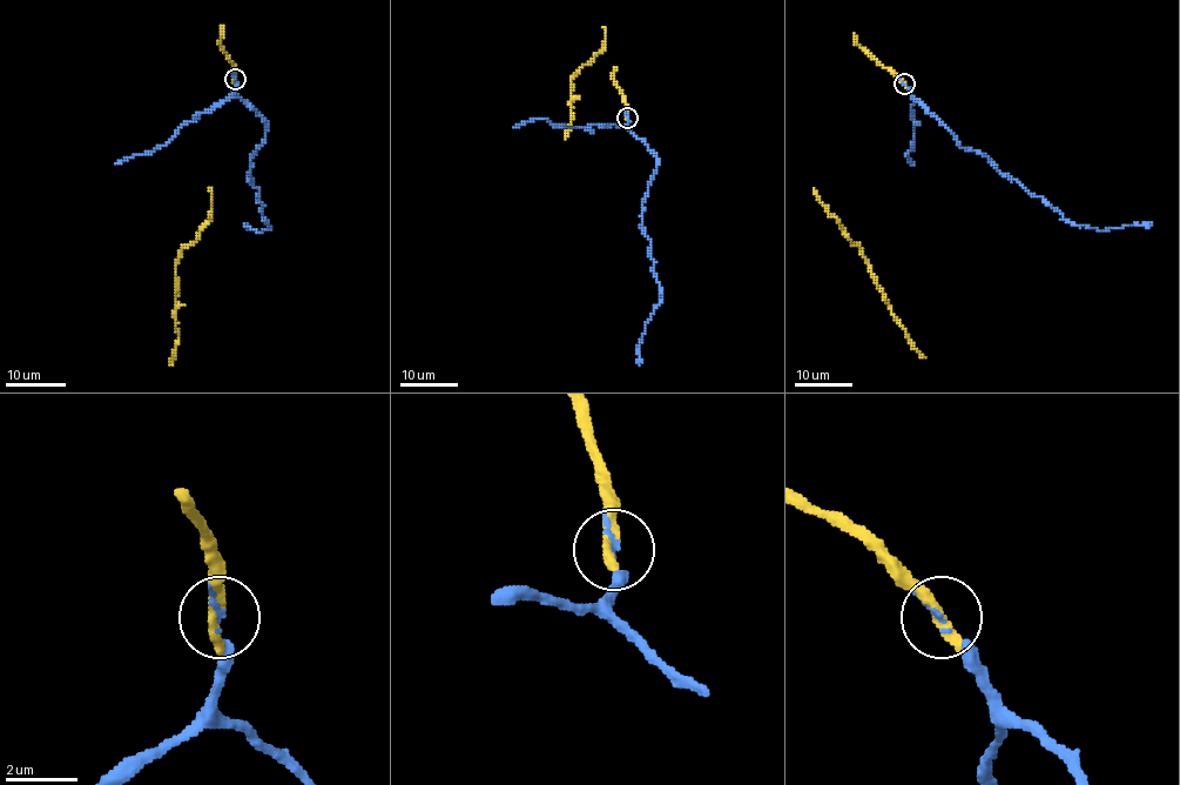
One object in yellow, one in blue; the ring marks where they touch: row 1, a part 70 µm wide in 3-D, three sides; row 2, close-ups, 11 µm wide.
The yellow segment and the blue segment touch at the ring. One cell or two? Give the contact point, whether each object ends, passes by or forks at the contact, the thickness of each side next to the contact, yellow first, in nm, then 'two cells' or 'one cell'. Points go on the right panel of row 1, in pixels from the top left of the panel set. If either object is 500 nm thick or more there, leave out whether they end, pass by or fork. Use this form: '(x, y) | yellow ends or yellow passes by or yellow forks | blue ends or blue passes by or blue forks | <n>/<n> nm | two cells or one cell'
(904, 84) | yellow ends | blue passes by | 440/70 nm | one cell

